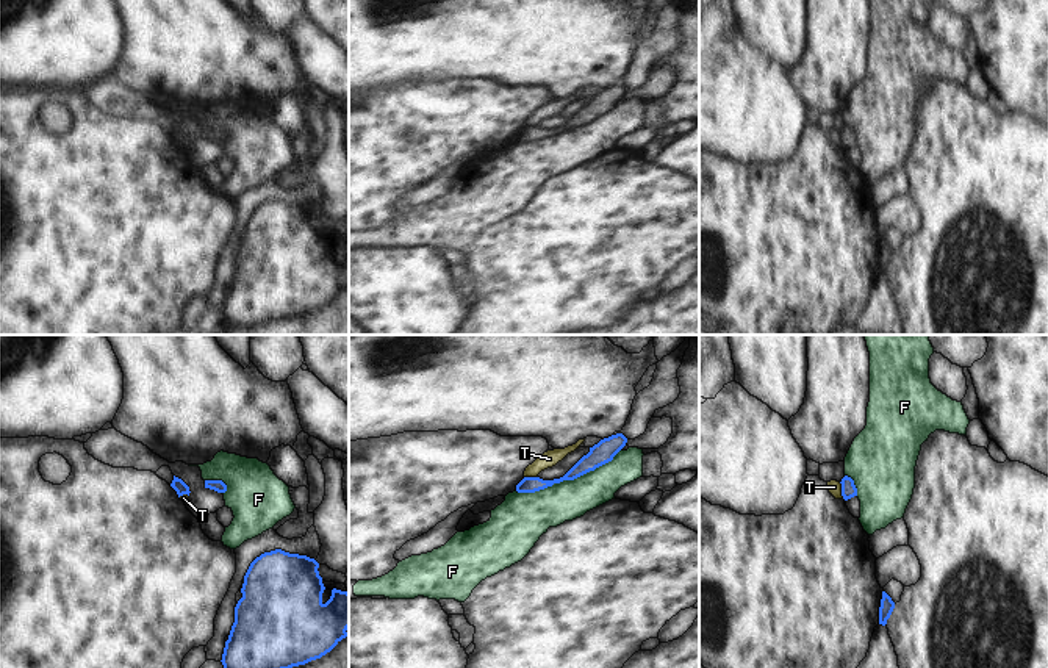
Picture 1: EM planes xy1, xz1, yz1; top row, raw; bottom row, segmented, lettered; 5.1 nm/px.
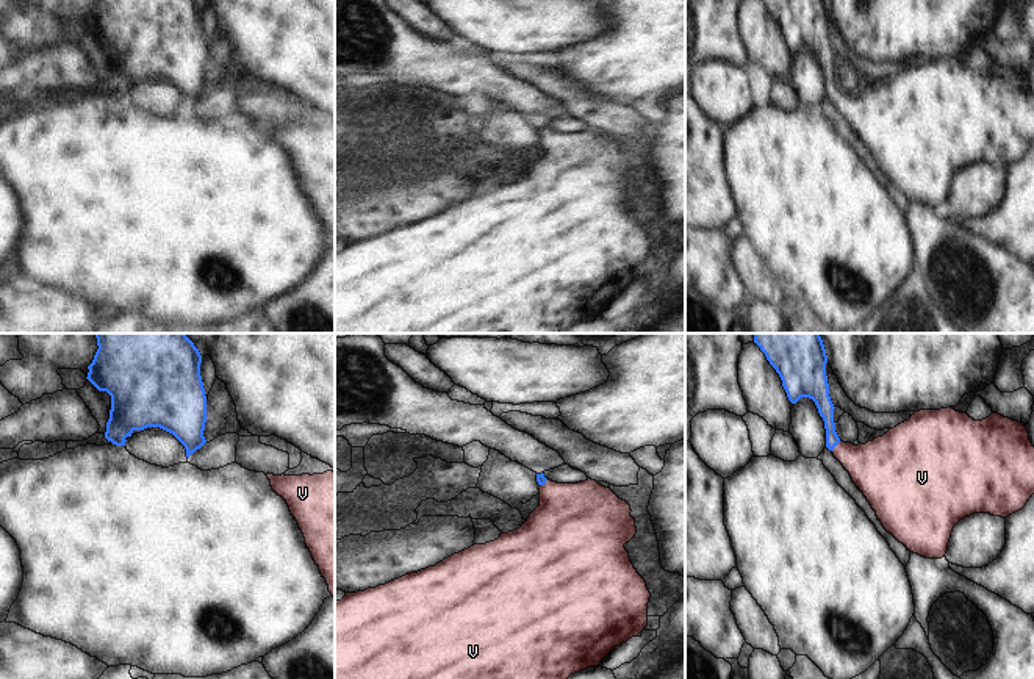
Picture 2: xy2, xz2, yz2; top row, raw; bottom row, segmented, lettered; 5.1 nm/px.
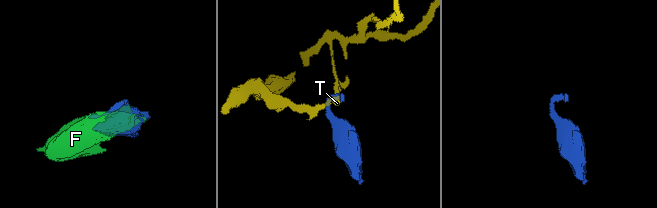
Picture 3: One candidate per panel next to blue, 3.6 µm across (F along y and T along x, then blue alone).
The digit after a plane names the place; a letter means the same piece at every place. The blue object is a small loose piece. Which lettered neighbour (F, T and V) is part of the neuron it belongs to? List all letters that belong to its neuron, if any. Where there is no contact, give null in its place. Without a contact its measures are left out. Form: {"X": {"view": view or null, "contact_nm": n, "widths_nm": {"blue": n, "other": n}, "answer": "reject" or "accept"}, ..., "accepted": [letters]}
{"F": {"view": "xz1", "contact_nm": 600, "widths_nm": {"blue": 120, "other": 220}, "answer": "reject"}, "T": {"view": "yz1", "contact_nm": 90, "widths_nm": {"blue": 80, "other": 70}, "answer": "reject"}, "V": {"view": "yz2", "contact_nm": 70, "widths_nm": {"blue": 90, "other": 280}, "answer": "accept"}, "accepted": ["V"]}

